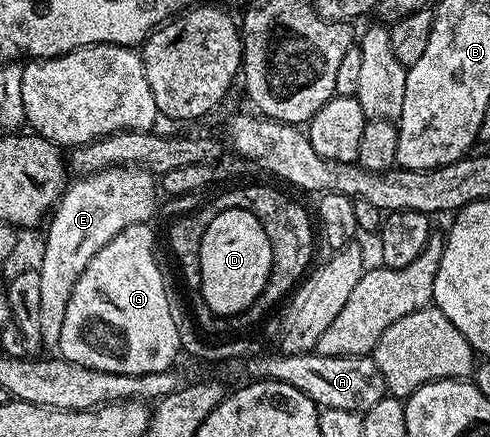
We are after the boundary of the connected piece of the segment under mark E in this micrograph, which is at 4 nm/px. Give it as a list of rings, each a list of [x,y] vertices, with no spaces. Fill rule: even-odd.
[[[113,165],[110,169],[104,169],[98,173],[78,176],[76,180],[74,185],[72,182],[62,193],[60,201],[57,202],[48,218],[49,230],[44,230],[43,233],[45,241],[43,261],[37,269],[39,275],[39,335],[42,346],[49,351],[56,350],[61,344],[67,303],[71,303],[71,291],[79,275],[87,271],[87,263],[91,263],[91,259],[95,259],[97,252],[107,243],[111,243],[111,239],[115,239],[119,231],[132,225],[152,222],[153,212],[157,209],[157,197],[159,198],[159,189],[155,184],[154,174],[136,165]]]

